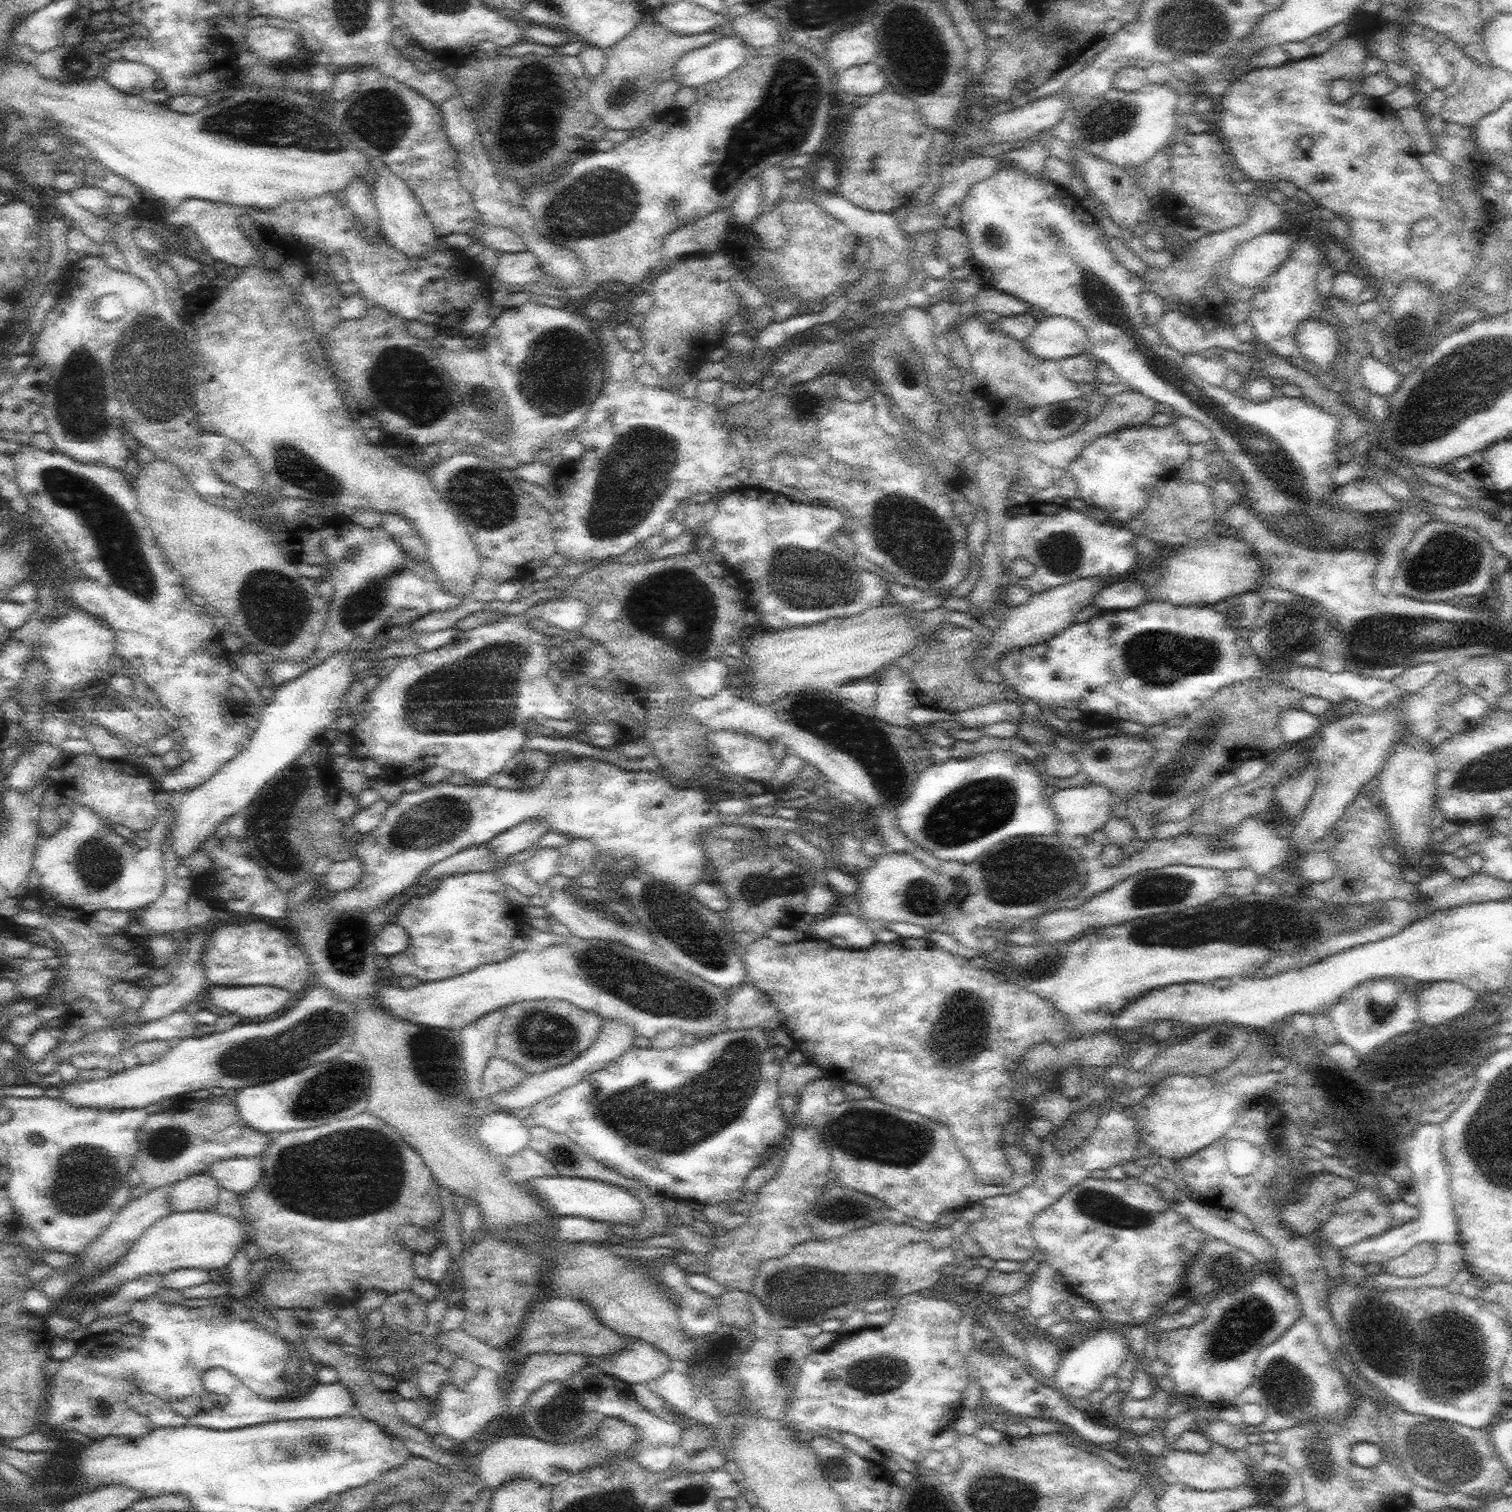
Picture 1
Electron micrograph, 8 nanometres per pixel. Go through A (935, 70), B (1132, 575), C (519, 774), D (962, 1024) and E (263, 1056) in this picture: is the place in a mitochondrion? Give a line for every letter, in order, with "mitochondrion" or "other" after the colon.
A: mitochondrion
B: other
C: other
D: mitochondrion
E: mitochondrion

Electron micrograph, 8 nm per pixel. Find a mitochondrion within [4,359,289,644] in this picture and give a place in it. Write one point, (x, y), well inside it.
(119, 549)

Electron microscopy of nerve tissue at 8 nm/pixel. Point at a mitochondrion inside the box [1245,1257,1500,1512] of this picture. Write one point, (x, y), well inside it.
(1444, 1454)

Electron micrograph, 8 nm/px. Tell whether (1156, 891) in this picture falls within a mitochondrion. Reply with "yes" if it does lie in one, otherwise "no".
yes

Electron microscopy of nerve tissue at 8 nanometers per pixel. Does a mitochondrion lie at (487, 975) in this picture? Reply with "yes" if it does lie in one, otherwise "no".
no

